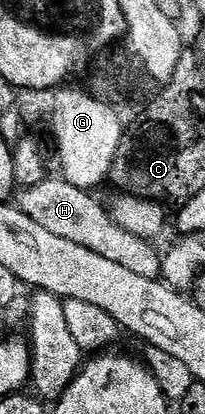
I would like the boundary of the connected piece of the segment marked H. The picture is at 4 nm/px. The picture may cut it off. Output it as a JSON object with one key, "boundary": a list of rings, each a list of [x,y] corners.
{"boundary":[[[47,177],[35,187],[19,189],[16,194],[16,205],[23,210],[36,224],[48,228],[52,236],[64,236],[64,240],[72,240],[72,244],[80,244],[80,248],[88,248],[92,252],[100,252],[107,260],[112,260],[122,267],[136,272],[136,276],[158,278],[162,272],[162,254],[154,251],[149,241],[137,238],[132,232],[120,228],[105,205],[94,199],[93,193],[68,184],[61,177]]]}

